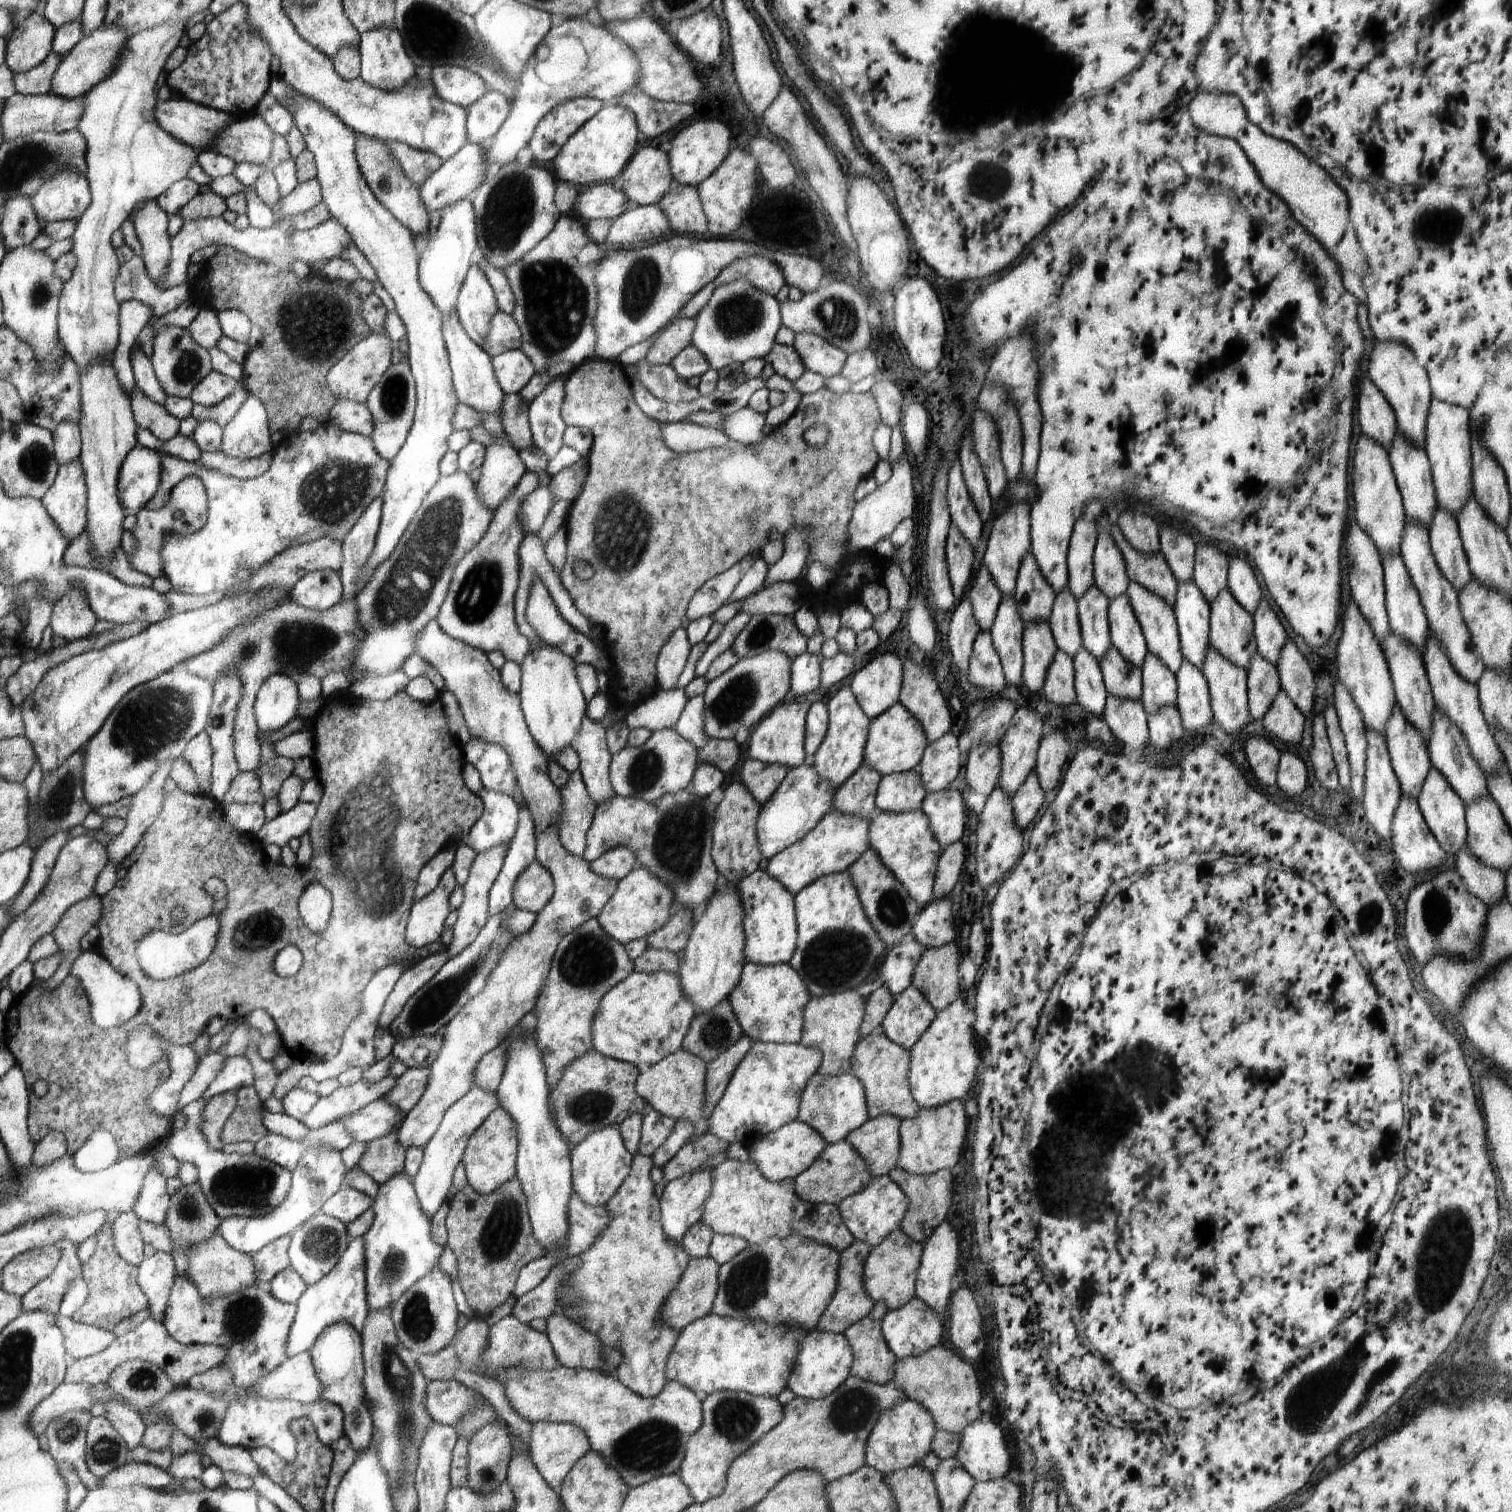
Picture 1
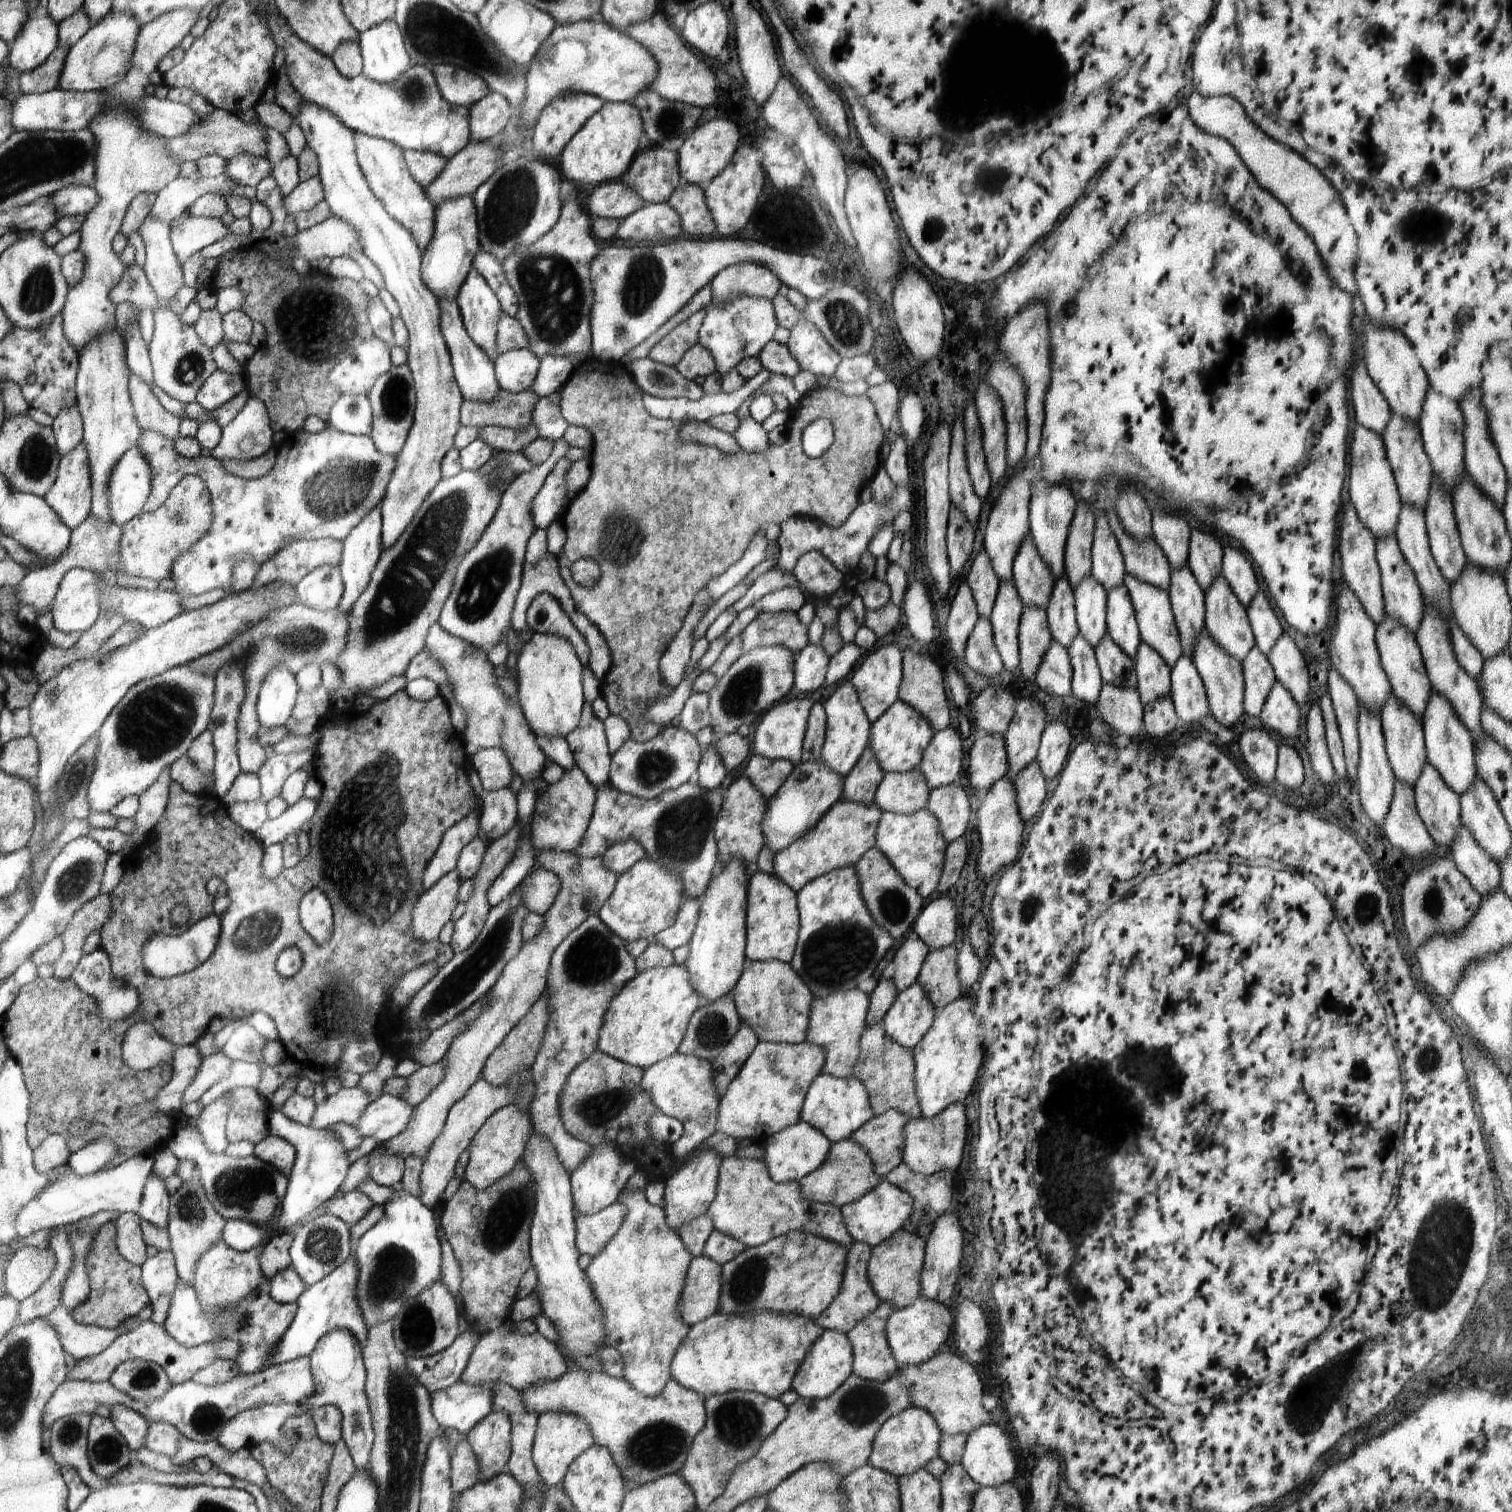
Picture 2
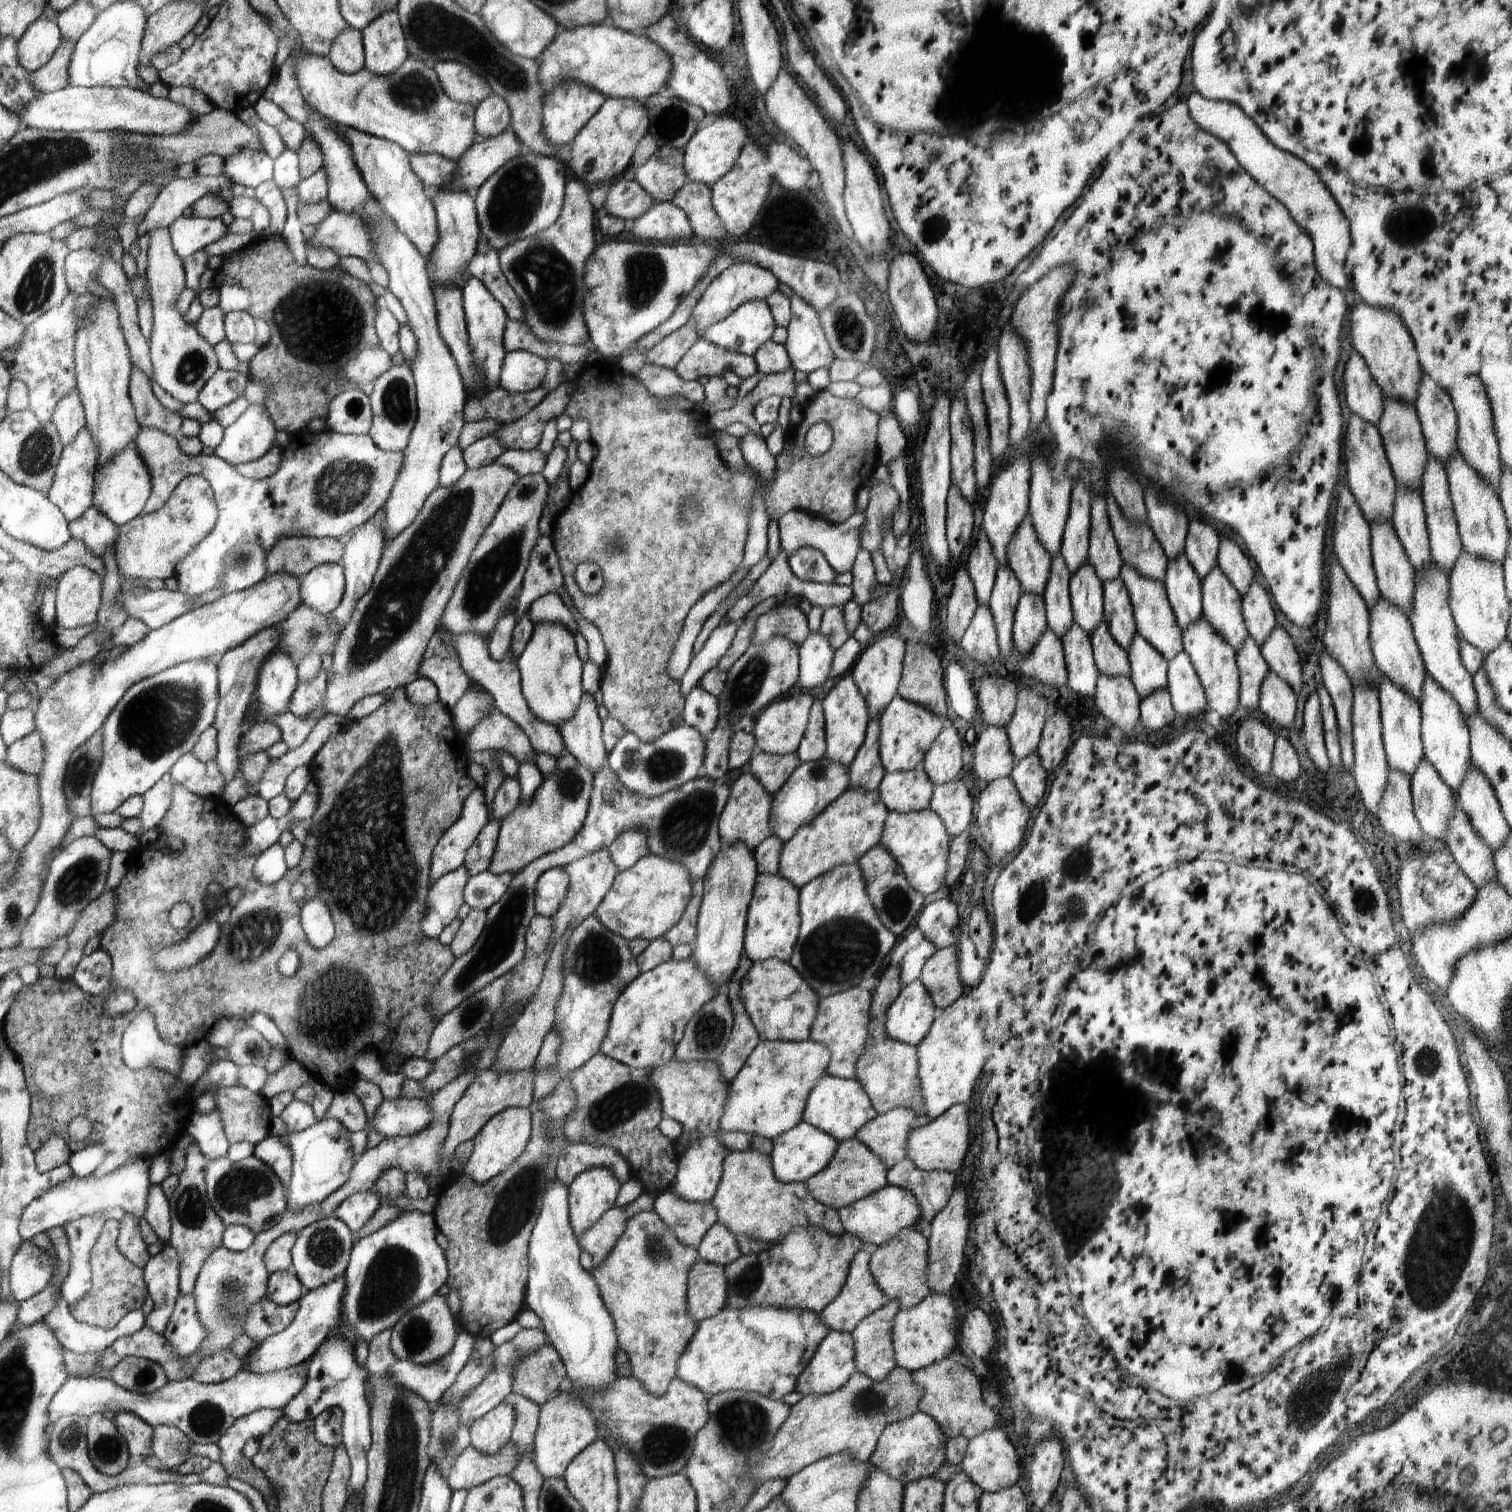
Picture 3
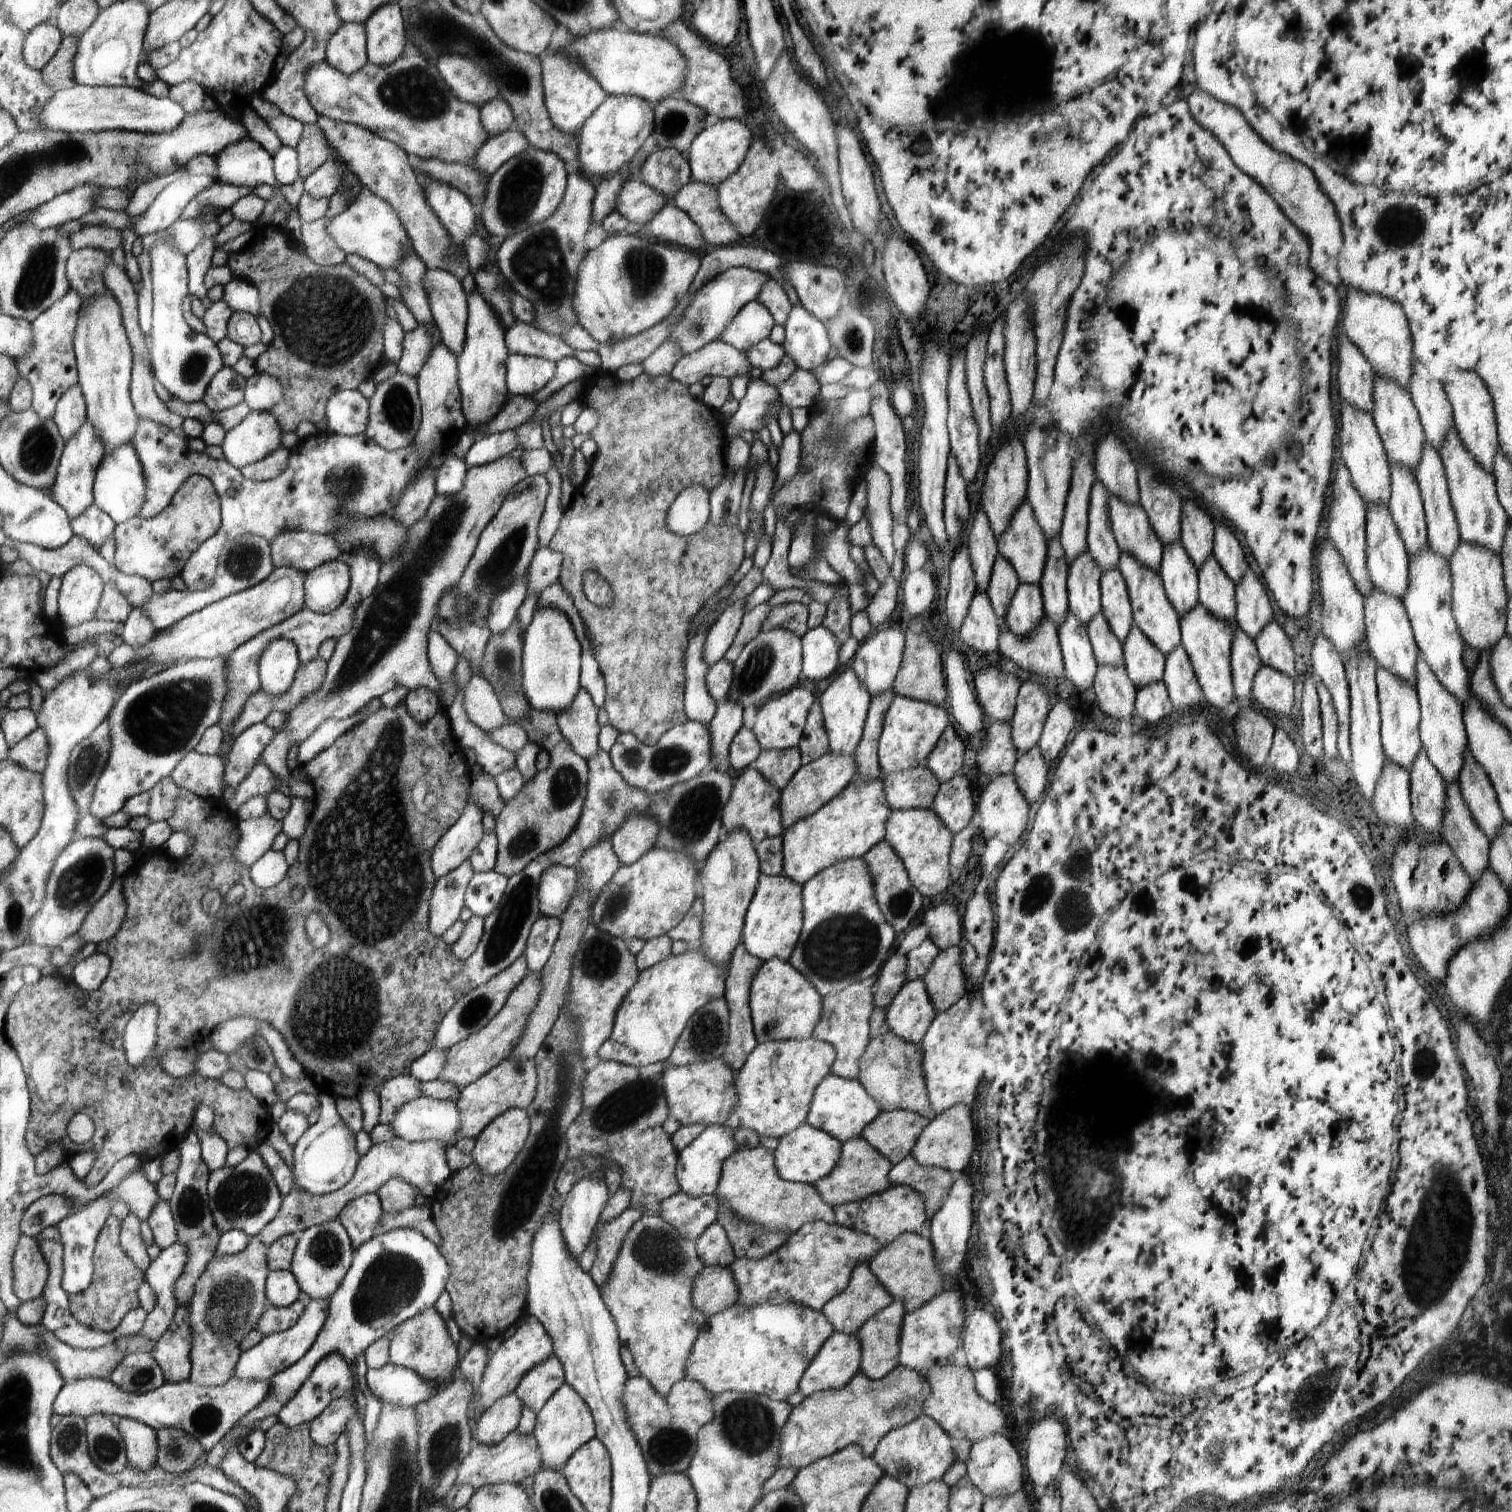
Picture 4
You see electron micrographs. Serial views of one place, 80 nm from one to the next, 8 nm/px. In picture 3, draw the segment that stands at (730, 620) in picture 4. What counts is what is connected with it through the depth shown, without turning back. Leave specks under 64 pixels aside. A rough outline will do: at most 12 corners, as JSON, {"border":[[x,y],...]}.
{"border":[[724,620],[680,680],[684,698],[730,648],[737,622]]}

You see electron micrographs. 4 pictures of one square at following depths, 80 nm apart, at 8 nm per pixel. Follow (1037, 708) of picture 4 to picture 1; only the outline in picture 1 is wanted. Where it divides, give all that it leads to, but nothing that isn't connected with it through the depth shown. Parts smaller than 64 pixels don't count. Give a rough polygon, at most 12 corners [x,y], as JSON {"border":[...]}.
{"border":[[1017,707],[1001,738],[999,784],[1011,796],[1037,763],[1044,718]]}

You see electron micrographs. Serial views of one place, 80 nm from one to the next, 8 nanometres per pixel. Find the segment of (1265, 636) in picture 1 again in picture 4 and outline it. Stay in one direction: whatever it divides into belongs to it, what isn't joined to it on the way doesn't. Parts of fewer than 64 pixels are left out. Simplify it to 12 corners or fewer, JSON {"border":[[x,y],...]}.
{"border":[[1250,567],[1235,584],[1237,626],[1254,640],[1274,619]]}

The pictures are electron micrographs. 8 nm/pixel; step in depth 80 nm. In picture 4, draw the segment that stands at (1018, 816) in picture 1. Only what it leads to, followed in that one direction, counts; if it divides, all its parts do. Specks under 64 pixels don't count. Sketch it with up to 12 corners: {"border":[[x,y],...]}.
{"border":[[1038,744],[1012,773],[1029,804],[1046,790],[1048,764]]}

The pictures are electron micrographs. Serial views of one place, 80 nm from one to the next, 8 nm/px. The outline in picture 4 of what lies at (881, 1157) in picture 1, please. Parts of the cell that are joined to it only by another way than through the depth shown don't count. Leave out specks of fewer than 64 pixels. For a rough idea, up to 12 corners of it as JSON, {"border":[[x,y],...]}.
{"border":[[882,1110],[861,1136],[896,1165],[930,1118]]}

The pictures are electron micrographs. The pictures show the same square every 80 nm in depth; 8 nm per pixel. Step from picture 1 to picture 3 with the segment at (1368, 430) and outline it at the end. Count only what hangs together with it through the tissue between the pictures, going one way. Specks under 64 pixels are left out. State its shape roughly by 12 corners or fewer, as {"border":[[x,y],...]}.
{"border":[[1352,349],[1343,373],[1351,412],[1378,424],[1383,392]]}

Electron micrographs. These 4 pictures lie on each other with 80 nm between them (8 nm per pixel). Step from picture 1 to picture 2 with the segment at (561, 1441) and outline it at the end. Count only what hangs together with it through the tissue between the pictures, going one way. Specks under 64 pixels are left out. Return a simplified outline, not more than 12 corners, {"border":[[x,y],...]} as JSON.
{"border":[[540,1413],[531,1455],[545,1486],[560,1486],[594,1444],[583,1416]]}

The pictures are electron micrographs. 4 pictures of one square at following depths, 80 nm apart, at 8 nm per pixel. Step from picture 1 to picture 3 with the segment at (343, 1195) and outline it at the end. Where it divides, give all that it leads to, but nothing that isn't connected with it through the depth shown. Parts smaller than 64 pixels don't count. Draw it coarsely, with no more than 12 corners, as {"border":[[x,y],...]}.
{"border":[[368,1191],[353,1194],[334,1212],[356,1236],[381,1203]]}

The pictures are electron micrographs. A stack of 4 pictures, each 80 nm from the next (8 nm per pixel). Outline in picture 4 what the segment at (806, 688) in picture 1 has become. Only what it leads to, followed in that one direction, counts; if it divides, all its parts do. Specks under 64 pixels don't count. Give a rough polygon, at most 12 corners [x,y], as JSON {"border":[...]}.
{"border":[[826,626],[804,636],[804,680],[834,674],[841,642]]}

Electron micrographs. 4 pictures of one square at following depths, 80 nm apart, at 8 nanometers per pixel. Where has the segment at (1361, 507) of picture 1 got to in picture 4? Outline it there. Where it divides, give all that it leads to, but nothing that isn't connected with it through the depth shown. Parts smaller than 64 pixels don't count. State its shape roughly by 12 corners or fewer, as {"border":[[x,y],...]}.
{"border":[[1341,401],[1341,458],[1366,503],[1386,505],[1390,465],[1370,413]]}

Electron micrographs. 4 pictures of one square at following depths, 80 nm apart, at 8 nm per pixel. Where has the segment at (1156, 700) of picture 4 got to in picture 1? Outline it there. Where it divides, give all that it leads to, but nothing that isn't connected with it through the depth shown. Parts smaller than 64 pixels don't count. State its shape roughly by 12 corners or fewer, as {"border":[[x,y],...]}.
{"border":[[1176,705],[1147,715],[1149,740],[1168,750],[1183,736]]}

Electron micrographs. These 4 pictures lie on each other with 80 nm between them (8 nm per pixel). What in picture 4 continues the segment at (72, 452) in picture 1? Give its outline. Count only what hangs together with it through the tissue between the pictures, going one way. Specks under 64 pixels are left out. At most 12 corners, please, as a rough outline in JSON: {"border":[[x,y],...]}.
{"border":[[71,386],[52,419],[70,440],[88,420],[81,386]]}

